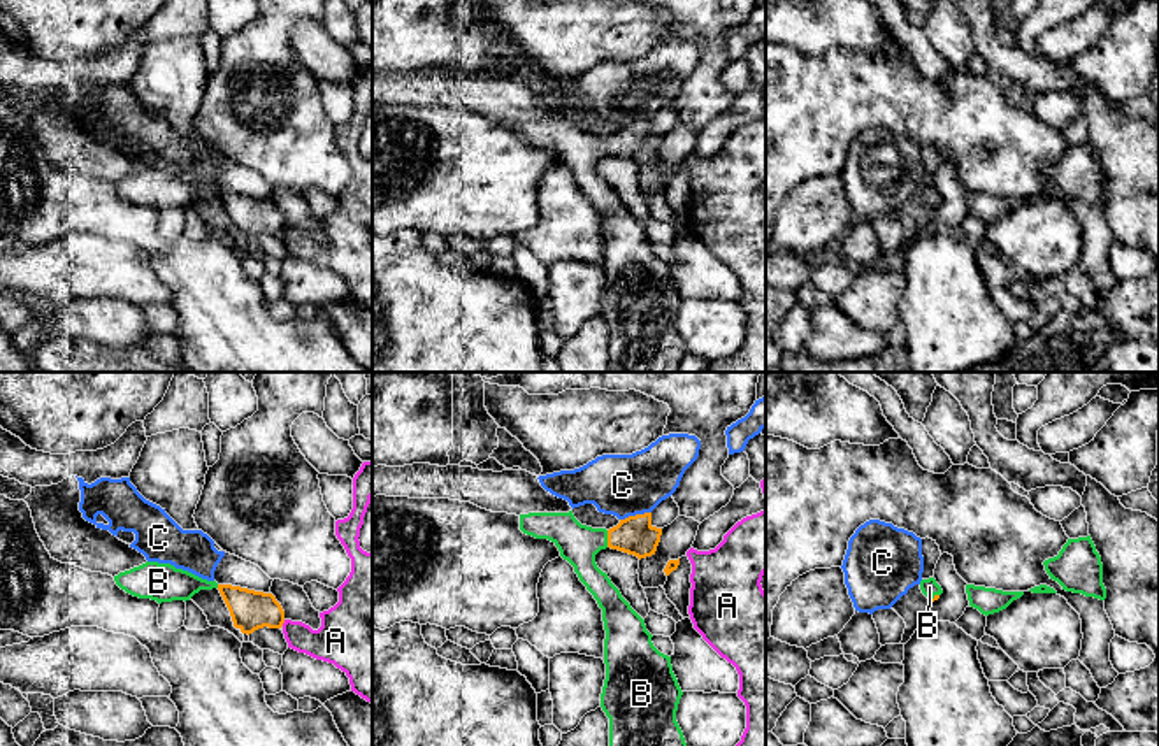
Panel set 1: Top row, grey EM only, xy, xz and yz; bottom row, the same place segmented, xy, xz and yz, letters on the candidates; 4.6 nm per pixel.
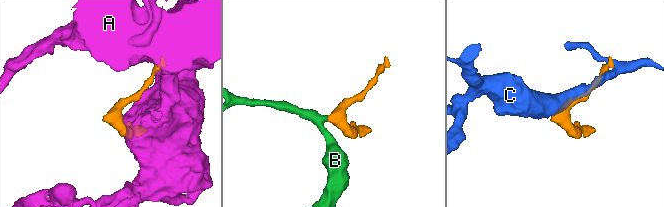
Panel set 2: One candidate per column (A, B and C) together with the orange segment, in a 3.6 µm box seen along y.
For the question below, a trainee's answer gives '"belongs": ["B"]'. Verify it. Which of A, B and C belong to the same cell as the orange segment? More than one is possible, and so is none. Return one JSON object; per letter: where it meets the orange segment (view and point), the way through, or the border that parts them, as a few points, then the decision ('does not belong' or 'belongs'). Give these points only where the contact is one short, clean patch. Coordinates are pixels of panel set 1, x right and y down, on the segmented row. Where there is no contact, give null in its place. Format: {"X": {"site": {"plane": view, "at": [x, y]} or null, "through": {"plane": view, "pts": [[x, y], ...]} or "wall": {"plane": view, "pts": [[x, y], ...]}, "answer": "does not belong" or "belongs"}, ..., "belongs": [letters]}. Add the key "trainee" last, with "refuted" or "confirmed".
{"A": {"site": {"plane": "xy", "at": [283, 622]}, "answer": "does not belong"}, "B": {"site": {"plane": "xz", "at": [608, 539]}, "through": {"plane": "xz", "pts": [[636, 536], [608, 539], [592, 539], [578, 545]]}, "answer": "belongs"}, "C": {"site": {"plane": "xz", "at": [636, 515]}, "answer": "does not belong"}, "belongs": ["B"], "trainee": "confirmed"}

